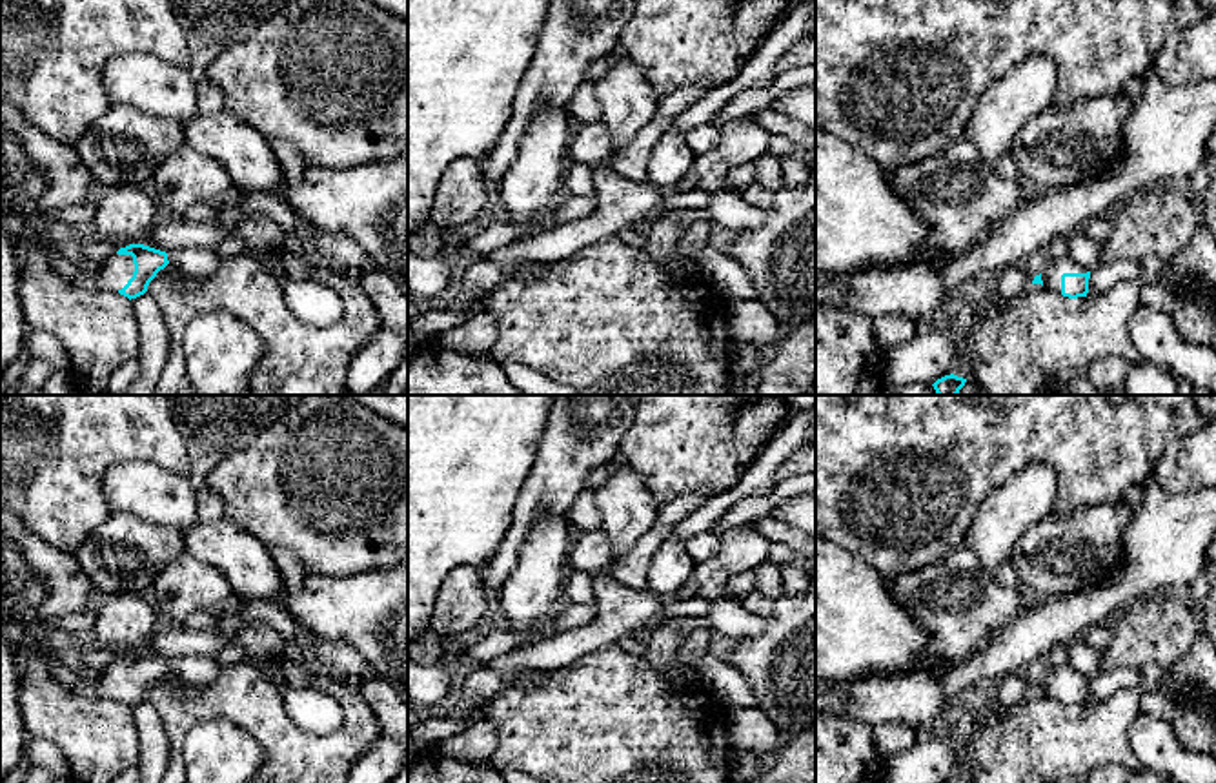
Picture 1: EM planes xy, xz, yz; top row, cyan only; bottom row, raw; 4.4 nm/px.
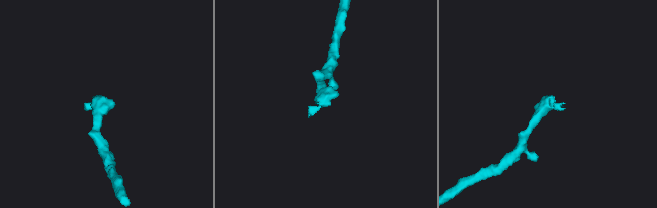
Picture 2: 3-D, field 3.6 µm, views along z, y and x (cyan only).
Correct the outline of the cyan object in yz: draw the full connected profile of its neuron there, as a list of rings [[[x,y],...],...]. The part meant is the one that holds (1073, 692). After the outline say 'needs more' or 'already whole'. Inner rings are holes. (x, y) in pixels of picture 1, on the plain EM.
[[[1049,665],[1043,679],[1034,685],[1032,692],[1041,692],[1069,707],[1087,705],[1090,679],[1069,665]]] | needs more

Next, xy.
[[[129,652],[100,670],[95,696],[120,701],[131,708],[144,703],[149,690],[167,672],[166,659],[144,652]]] | needs more

